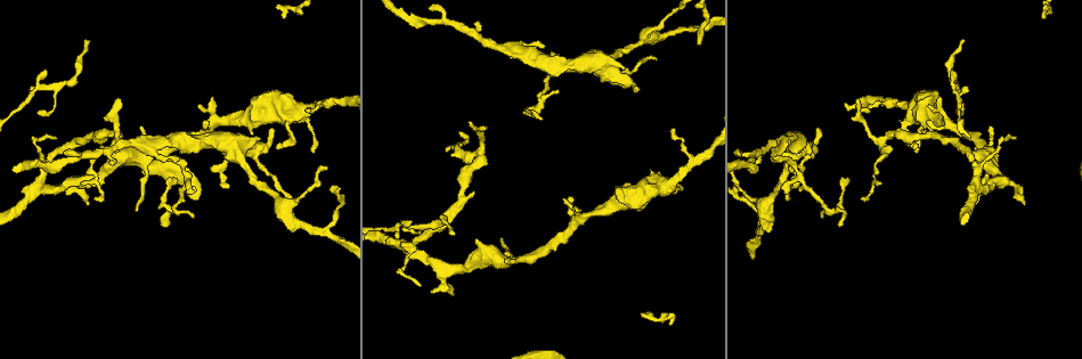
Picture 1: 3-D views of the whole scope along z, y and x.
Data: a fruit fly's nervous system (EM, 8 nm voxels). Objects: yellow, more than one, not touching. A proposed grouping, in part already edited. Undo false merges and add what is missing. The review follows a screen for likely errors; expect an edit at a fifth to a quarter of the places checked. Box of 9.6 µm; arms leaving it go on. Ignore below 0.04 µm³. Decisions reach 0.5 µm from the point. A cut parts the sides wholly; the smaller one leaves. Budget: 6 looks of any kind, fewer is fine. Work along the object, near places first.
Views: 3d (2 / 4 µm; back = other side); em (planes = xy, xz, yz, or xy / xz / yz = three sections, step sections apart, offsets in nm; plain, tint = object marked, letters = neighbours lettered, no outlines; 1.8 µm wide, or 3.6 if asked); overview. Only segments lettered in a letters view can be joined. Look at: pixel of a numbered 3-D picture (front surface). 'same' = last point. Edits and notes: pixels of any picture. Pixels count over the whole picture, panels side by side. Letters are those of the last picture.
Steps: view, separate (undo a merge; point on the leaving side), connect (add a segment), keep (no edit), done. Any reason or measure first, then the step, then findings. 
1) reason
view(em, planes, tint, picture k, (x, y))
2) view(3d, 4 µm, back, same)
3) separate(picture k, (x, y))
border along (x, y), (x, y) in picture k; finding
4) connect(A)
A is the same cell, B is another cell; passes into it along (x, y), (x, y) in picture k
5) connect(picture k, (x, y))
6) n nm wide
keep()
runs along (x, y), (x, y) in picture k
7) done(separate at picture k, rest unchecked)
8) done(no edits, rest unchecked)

thick turns thin
view(3d, 4 µm, picture 1, (781, 143))

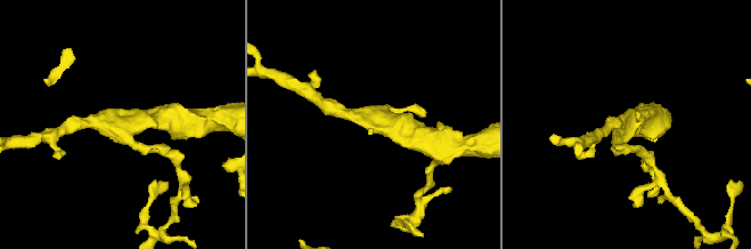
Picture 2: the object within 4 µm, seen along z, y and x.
shape alone is not enough
view(em, yz, step 4, tint, picture 2, (387, 124))

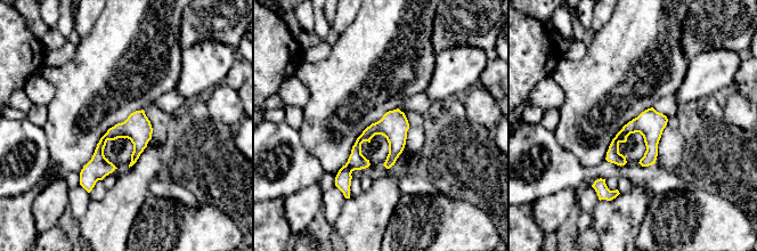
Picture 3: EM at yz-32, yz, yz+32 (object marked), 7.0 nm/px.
view(em, yz, step 4, letters, same)

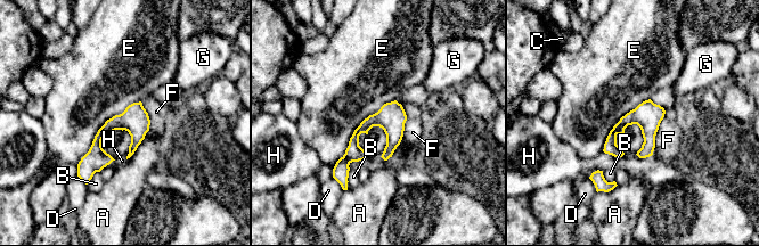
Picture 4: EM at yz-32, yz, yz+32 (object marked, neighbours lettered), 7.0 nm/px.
200 nm wide
keep()
A, B, C, D, E, F, G and H are other cells; runs along (398, 106), (356, 134), (343, 177) in picture 4; one neuron here

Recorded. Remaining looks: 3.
free end
view(3d, 4 µm, picture 1, (228, 188))

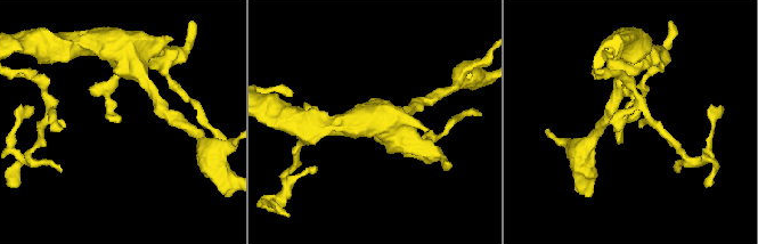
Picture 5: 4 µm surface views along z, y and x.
view(em, xz, step 16, letters, picture 5, (116, 121))

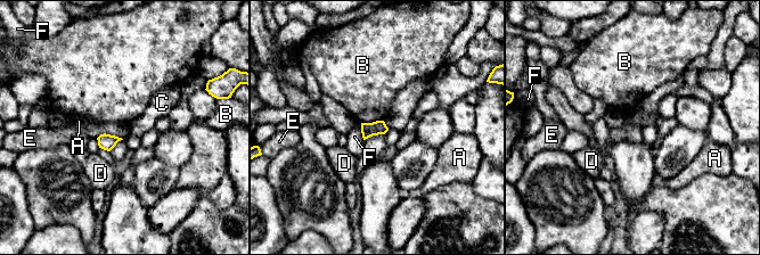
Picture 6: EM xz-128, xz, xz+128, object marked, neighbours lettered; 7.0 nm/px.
view(em, planes, letters, same)

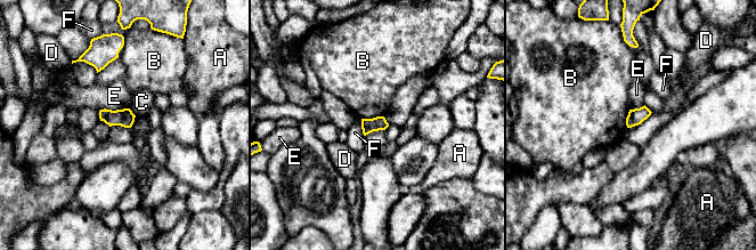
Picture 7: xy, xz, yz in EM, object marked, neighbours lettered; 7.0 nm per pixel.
keep()
A, B, C, D, E and F are other cells; border along (383, 115), (362, 119) in picture 7; no lettered segment goes on from it

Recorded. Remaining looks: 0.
done(no edits, rest unchecked)

